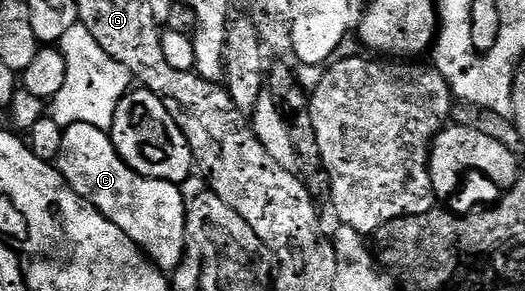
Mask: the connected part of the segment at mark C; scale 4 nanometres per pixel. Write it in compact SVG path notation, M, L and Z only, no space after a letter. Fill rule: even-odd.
M76 124L63 130L56 166L79 199L87 199L105 219L116 224L159 271L163 273L177 271L184 261L185 221L188 210L187 200L185 198L182 200L183 188L179 184L169 183L163 179L145 179L144 176L136 174L119 158L109 134L92 125Z

